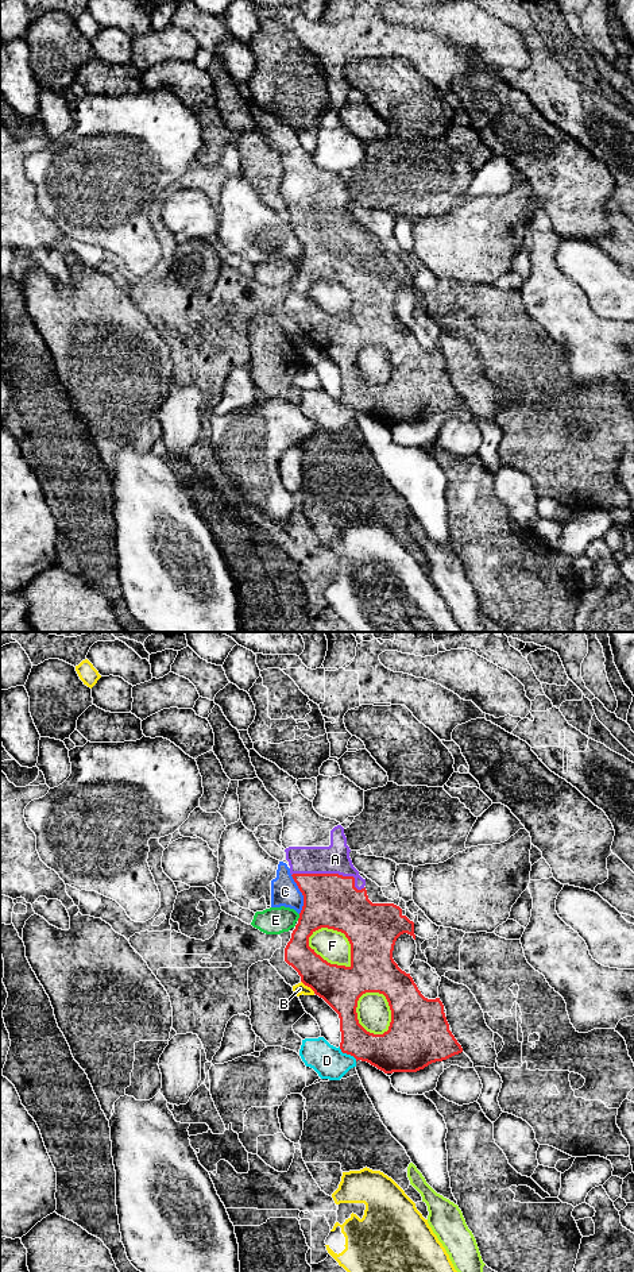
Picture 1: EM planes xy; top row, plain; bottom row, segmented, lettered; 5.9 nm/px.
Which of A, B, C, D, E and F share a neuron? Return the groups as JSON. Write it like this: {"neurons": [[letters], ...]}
{"neurons": [["A"], ["B"], ["C", "F"], ["D"], ["E"]]}

